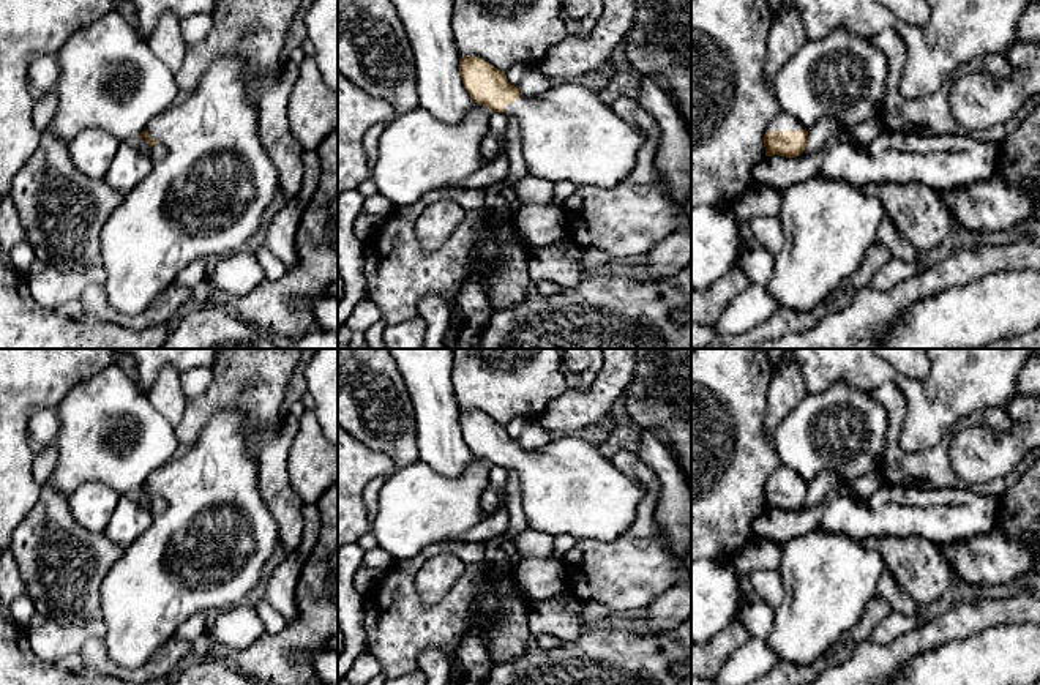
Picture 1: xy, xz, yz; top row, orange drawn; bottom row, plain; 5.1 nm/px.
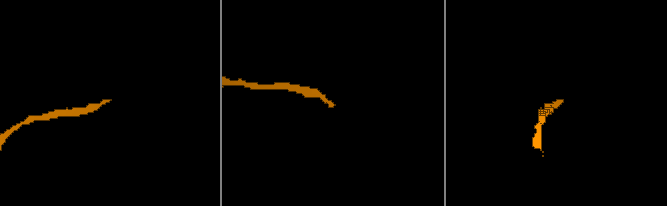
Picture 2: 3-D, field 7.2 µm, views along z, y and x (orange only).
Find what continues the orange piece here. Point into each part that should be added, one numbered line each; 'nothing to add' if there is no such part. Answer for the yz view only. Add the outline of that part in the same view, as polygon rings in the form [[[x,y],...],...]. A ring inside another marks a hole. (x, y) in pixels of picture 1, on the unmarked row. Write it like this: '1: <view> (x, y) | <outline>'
1: yz (783, 474) | [[[780,466],[775,474],[767,480],[767,485],[784,485],[784,483],[805,483],[805,480],[791,467]]]

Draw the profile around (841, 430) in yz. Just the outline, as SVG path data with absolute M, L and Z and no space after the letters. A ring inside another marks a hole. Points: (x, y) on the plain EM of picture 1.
M835 382L821 393L806 393L775 431L773 447L781 466L794 469L806 485L827 470L846 481L881 470L888 415L870 390Z

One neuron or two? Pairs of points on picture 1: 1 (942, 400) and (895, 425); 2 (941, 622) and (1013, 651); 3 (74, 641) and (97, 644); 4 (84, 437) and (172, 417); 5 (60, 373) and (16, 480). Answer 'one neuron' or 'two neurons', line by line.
1: two neurons
2: two neurons
3: two neurons
4: two neurons
5: one neuron

